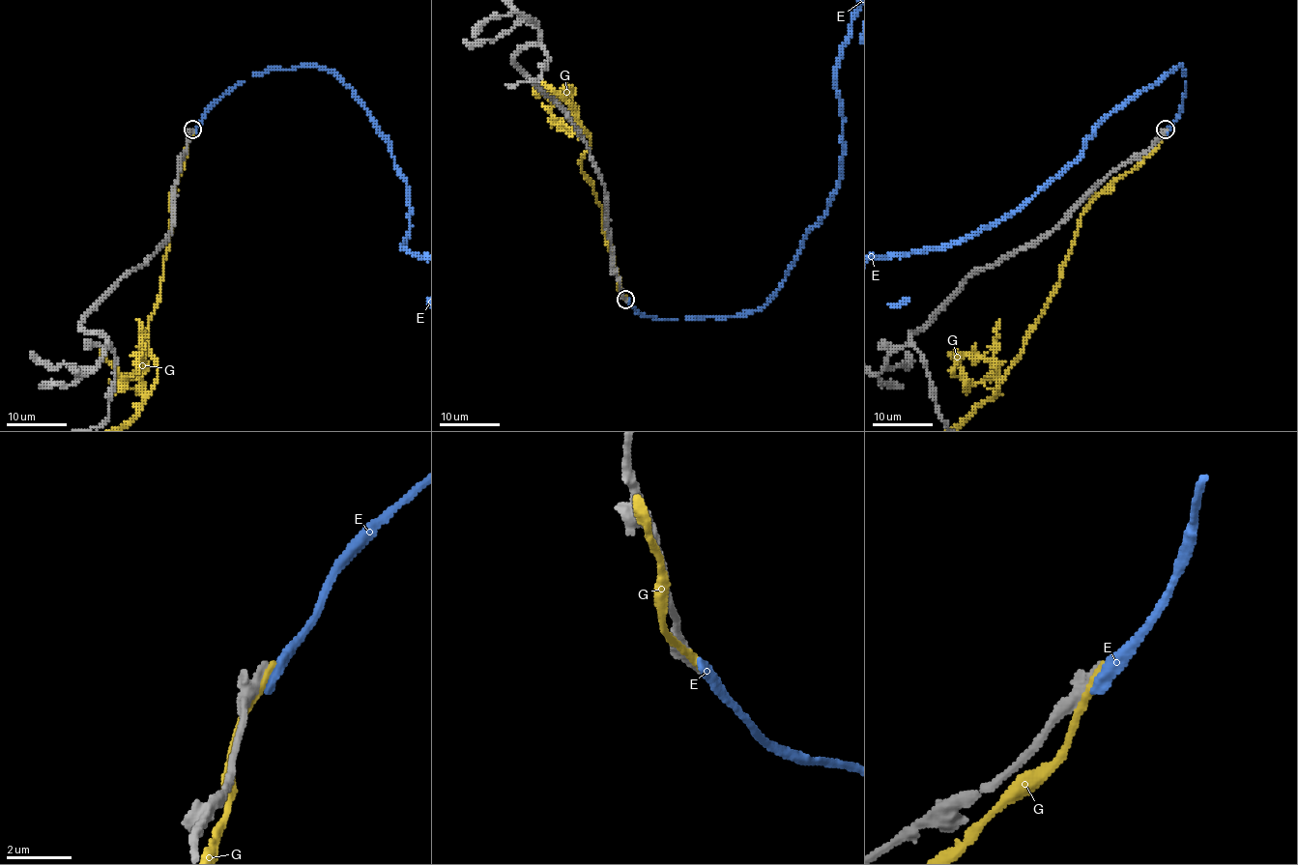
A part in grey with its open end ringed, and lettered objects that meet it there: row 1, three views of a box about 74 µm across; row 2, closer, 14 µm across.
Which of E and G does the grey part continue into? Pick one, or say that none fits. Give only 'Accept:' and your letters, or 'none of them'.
Accept: none of them

